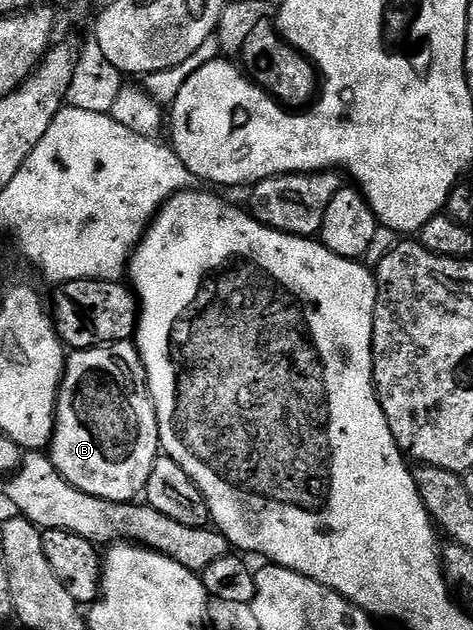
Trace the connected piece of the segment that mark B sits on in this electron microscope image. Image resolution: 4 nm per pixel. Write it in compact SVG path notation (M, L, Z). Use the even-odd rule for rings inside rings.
M132 340L117 341L113 345L94 345L91 349L70 352L65 358L61 390L57 392L57 418L51 442L51 456L59 475L87 495L95 495L104 501L133 503L144 494L160 449L149 380L136 344Z

